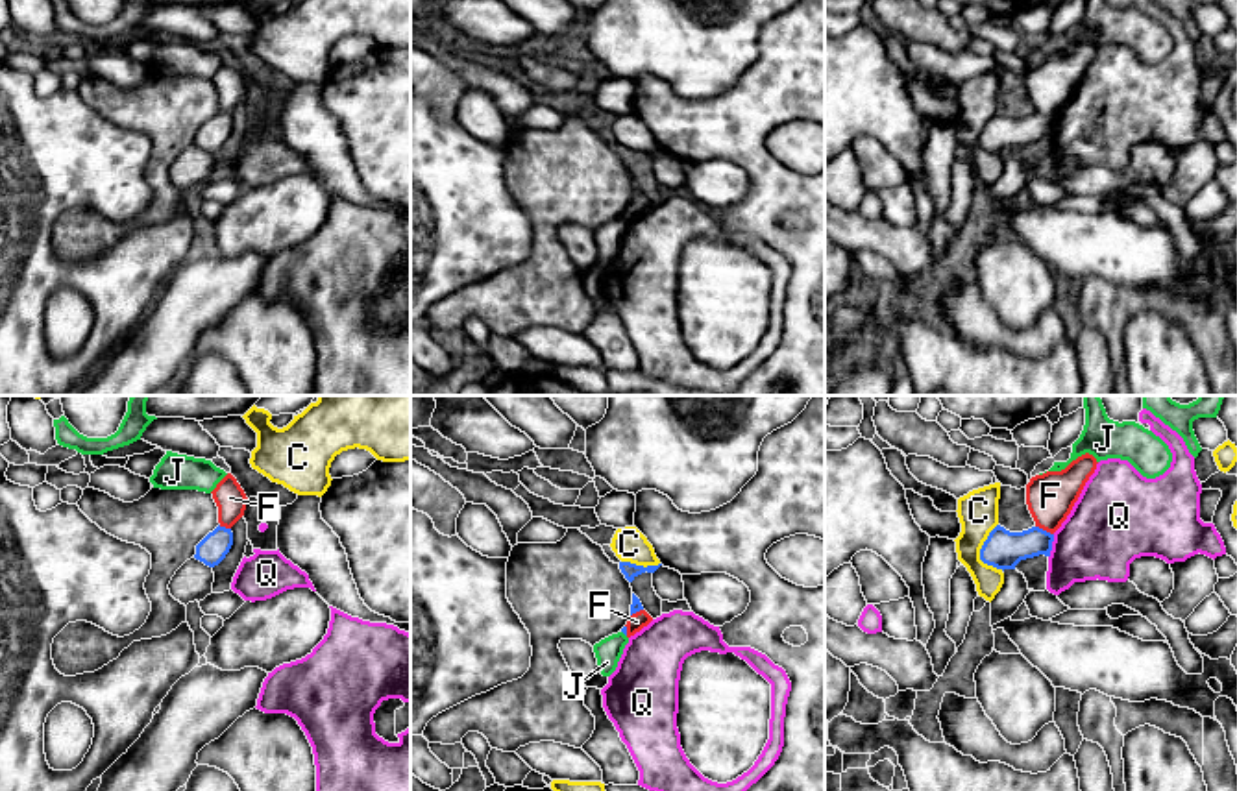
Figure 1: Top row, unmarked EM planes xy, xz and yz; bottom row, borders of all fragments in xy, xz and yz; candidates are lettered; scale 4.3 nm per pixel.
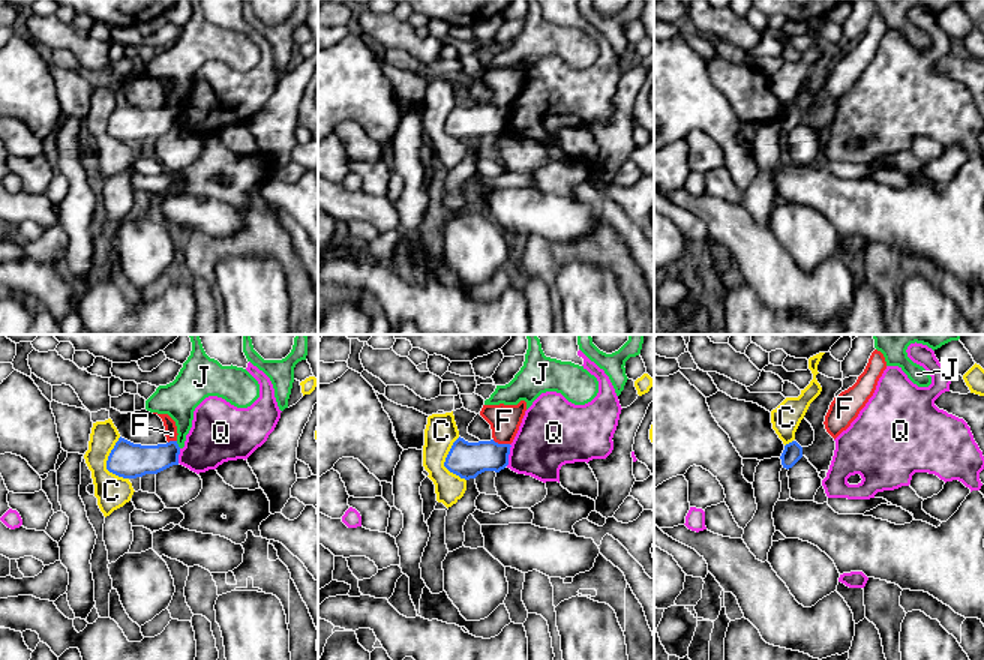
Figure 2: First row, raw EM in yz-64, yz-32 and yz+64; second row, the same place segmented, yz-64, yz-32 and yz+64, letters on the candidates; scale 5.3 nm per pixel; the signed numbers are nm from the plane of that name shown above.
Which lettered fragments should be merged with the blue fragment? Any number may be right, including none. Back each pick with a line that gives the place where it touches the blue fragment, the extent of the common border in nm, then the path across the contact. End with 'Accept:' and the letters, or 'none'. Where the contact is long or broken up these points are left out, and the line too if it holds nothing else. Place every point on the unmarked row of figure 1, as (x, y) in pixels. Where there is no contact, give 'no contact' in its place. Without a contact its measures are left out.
Accept: none

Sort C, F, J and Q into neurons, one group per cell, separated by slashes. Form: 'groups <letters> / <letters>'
groups C / F / J / Q

